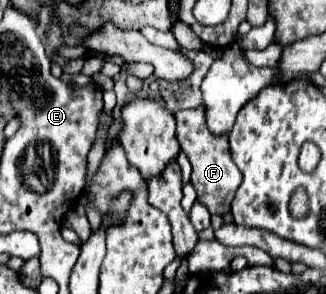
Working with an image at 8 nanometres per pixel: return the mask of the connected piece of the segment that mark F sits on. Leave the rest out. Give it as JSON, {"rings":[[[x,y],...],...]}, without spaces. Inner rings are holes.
{"rings":[[[186,109],[176,113],[176,123],[178,123],[178,141],[182,149],[186,151],[190,163],[192,163],[192,185],[198,193],[198,201],[208,207],[210,213],[224,215],[230,211],[232,197],[238,189],[238,169],[230,157],[228,149],[228,137],[216,137],[208,133],[206,121],[204,121],[204,109]],[[190,115],[190,117],[188,117]]]}

